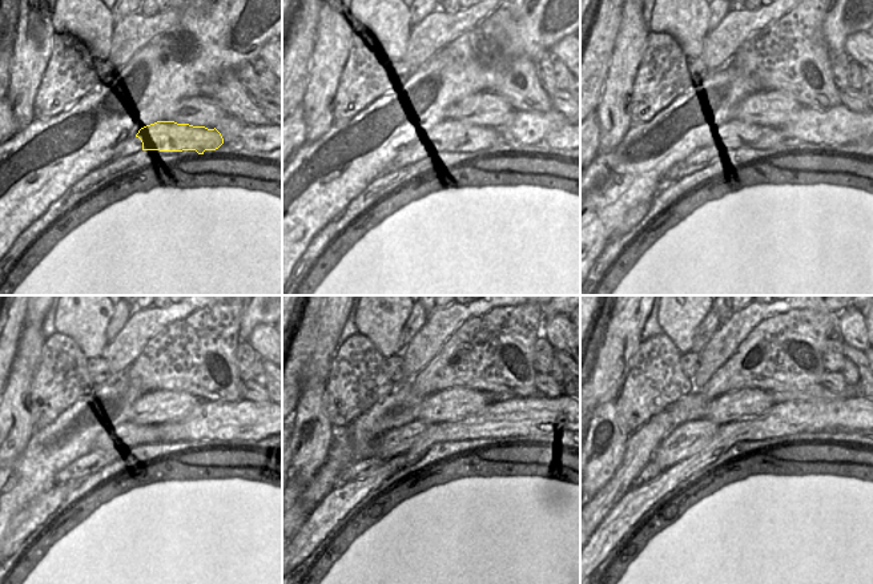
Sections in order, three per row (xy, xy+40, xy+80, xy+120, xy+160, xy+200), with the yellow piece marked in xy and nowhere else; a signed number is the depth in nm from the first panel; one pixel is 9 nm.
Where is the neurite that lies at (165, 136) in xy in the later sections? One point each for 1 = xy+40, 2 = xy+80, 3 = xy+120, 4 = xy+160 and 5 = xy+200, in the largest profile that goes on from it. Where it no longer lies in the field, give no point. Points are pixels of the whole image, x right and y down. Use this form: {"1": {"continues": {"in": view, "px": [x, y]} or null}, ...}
{"1": {"continues": {"in": "xy+40", "px": [450, 135]}}, "2": {"continues": {"in": "xy+80", "px": [739, 133]}}, "3": {"continues": {"in": "xy+120", "px": [147, 434]}}, "4": {"continues": {"in": "xy+160", "px": [394, 442]}}, "5": {"continues": {"in": "xy+200", "px": [690, 438]}}}

